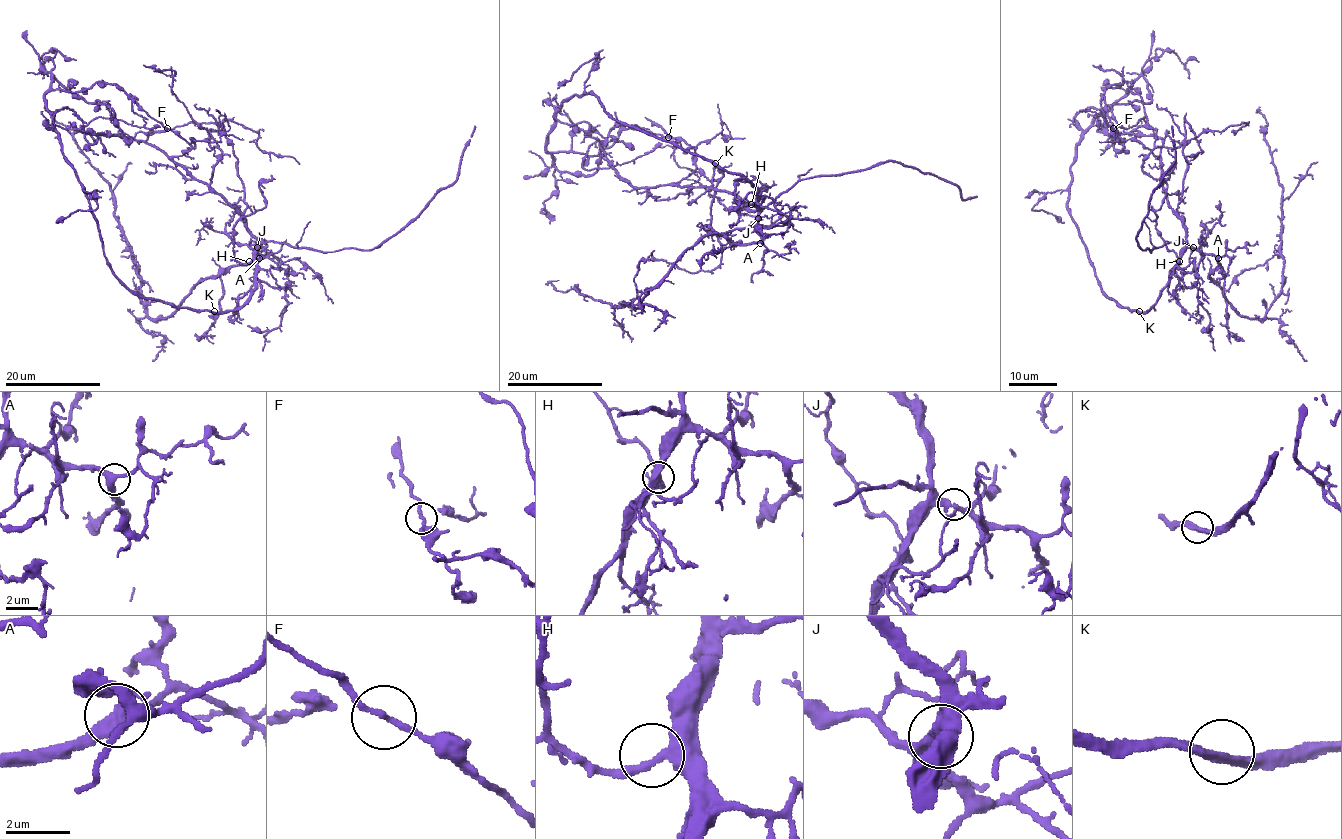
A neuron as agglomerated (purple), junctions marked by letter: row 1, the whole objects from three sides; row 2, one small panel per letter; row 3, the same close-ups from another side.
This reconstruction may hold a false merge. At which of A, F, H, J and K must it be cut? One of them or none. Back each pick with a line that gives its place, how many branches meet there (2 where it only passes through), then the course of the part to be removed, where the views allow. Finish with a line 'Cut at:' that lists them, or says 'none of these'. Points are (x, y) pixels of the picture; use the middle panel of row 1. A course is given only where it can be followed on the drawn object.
Cut at: none of these

